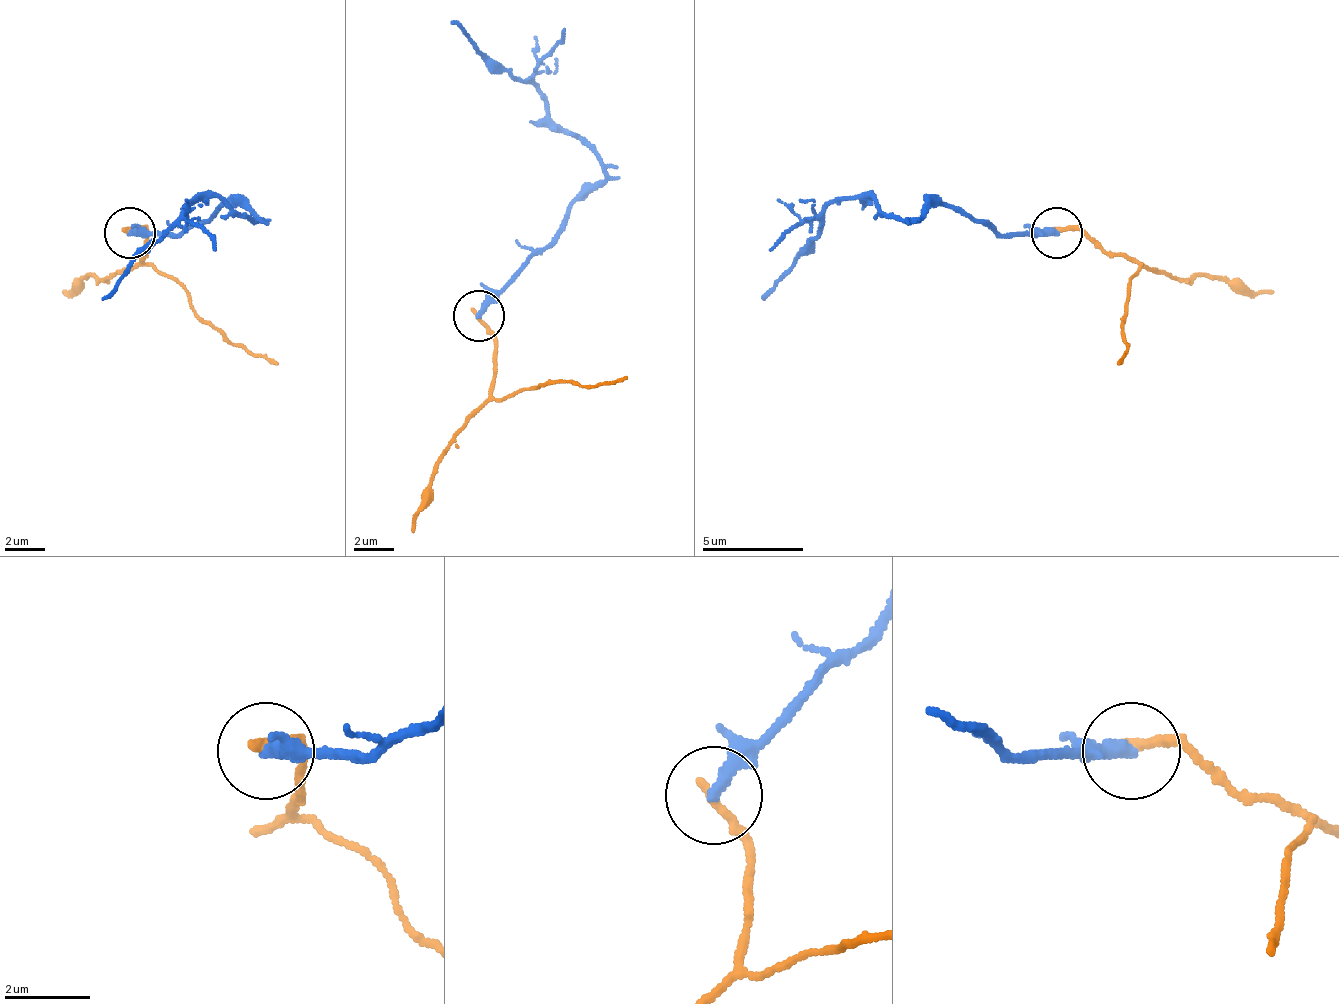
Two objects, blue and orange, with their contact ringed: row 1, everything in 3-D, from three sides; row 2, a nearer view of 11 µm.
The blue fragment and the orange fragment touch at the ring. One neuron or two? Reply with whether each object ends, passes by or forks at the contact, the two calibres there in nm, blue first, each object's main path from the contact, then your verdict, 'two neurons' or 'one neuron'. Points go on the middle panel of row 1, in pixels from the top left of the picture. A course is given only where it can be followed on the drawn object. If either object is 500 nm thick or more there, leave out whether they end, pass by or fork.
blue ends | orange ends | 340/220 nm | blue via (477, 314), (533, 259), (603, 163), (563, 128), (543, 97), (528, 82), (512, 82), (452, 22) | orange via (477, 314), (492, 345), (497, 400), (553, 380), (603, 385), (628, 375) | two neurons

